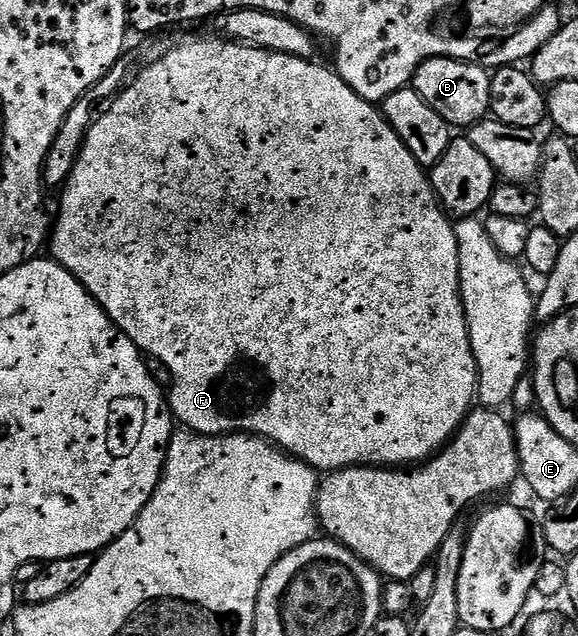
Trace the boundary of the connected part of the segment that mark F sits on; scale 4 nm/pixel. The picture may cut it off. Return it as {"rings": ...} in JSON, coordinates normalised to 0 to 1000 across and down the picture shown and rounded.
{"rings":[[[382,57],[336,58],[330,64],[296,69],[275,96],[261,96],[220,132],[218,138],[189,160],[190,167],[176,179],[161,186],[156,204],[128,267],[106,299],[107,324],[90,354],[83,373],[83,398],[92,409],[112,423],[173,476],[173,483],[194,503],[209,524],[221,527],[228,539],[247,557],[265,566],[284,571],[301,591],[299,605],[291,612],[294,648],[310,670],[332,681],[351,681],[355,687],[382,687],[393,681],[438,681],[441,687],[458,687],[469,700],[479,700],[490,712],[500,712],[514,725],[536,731],[543,739],[569,747],[587,737],[614,734],[716,734],[735,728],[753,712],[765,711],[777,700],[787,681],[799,673],[799,664],[822,642],[827,623],[827,572],[817,558],[817,539],[810,527],[810,508],[803,495],[803,476],[796,458],[796,401],[785,368],[785,354],[770,329],[758,321],[758,308],[744,291],[739,267],[699,231],[692,212],[668,186],[661,182],[652,164],[633,159],[595,124],[588,124],[576,107],[542,102],[542,94],[528,90],[507,90],[490,83],[465,83],[455,77],[438,77],[433,71],[413,71],[408,64],[393,64]]]}

